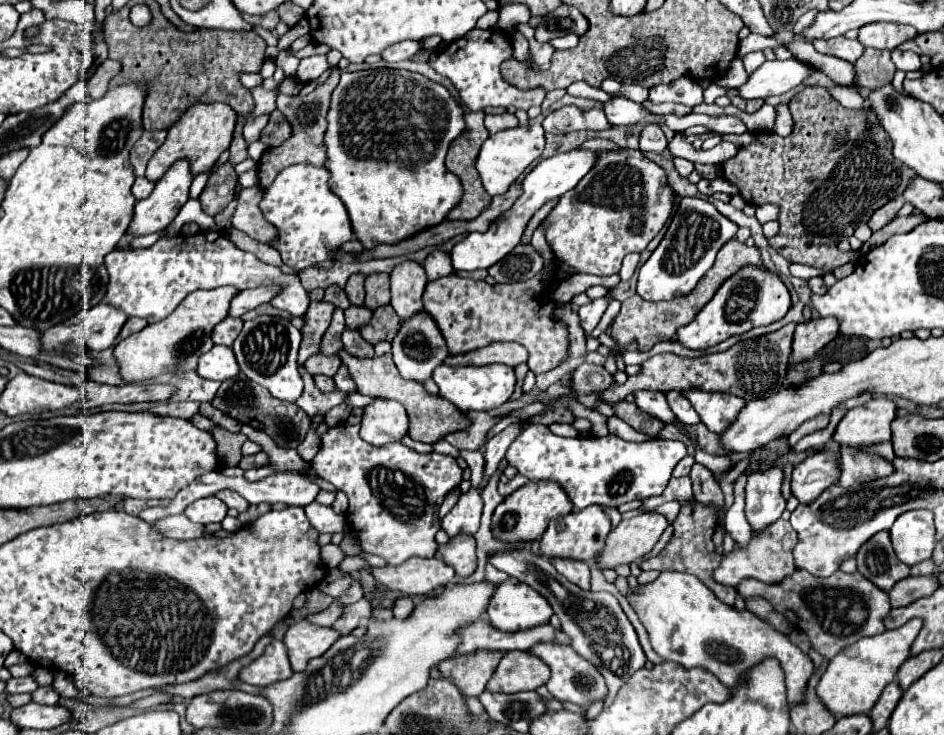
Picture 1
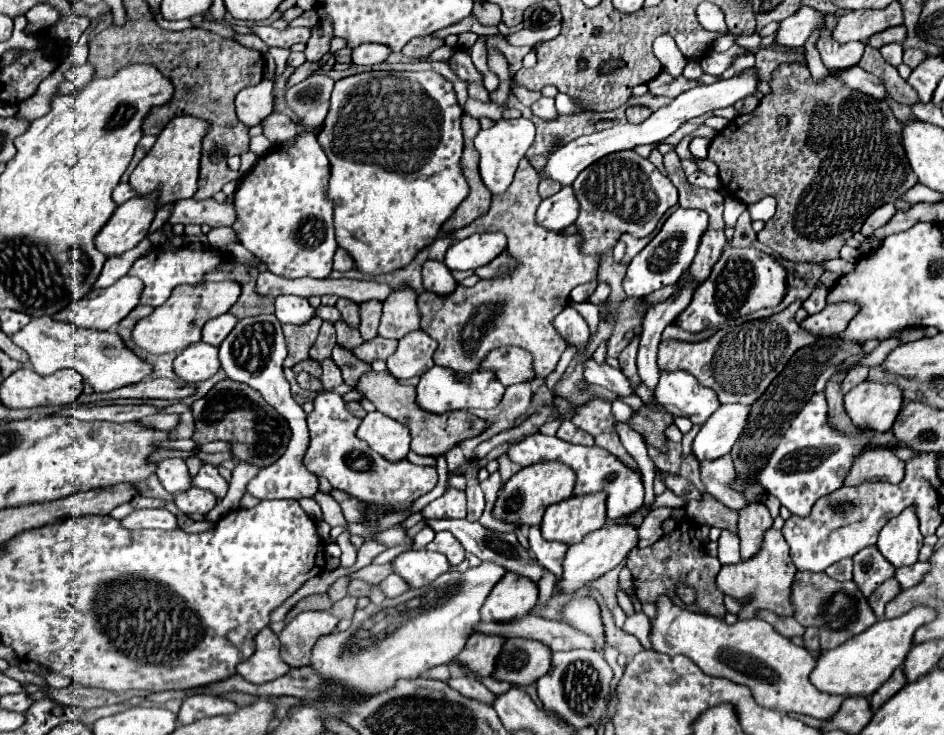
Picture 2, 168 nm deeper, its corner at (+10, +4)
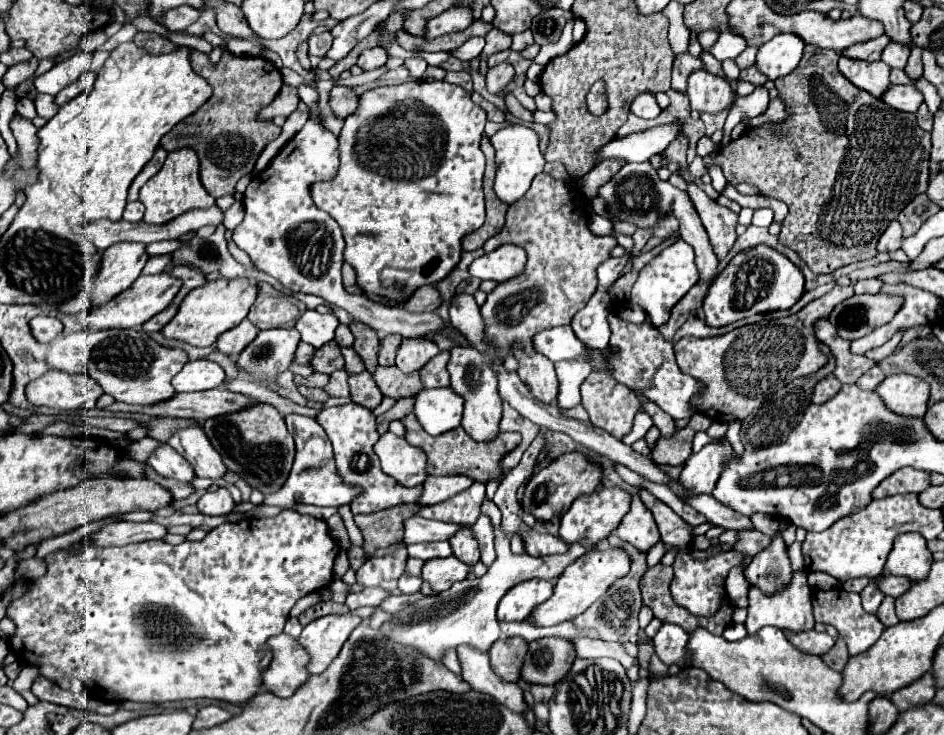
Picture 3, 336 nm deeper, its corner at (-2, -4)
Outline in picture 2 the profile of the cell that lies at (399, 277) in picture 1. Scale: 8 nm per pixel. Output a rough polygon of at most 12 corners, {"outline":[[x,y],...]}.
{"outline":[[408,284],[384,302],[378,334],[398,340],[420,328]]}

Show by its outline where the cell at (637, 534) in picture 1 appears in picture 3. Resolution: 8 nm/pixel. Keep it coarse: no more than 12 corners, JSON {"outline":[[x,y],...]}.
{"outline":[[616,548],[590,550],[564,570],[528,620],[574,620],[628,570]]}

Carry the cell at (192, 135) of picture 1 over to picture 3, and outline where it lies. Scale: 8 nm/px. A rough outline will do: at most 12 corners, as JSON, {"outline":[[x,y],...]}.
{"outline":[[194,150],[170,152],[140,190],[144,222],[210,208]]}

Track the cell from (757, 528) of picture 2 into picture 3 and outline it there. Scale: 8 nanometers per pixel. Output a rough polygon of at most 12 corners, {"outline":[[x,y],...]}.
{"outline":[[784,540],[752,558],[744,576],[764,594],[792,580]]}

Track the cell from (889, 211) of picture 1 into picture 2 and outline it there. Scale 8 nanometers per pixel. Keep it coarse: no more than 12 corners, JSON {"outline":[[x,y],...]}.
{"outline":[[884,204],[868,216],[860,232],[870,236],[894,214],[894,204]]}

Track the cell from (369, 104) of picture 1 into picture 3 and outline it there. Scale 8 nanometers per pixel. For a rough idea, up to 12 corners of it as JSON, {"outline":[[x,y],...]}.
{"outline":[[456,84],[360,96],[312,200],[372,302],[484,224],[486,112]]}

